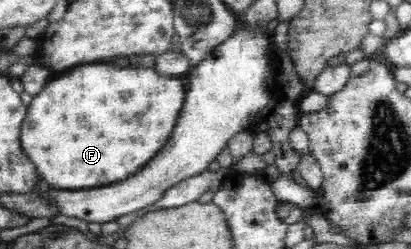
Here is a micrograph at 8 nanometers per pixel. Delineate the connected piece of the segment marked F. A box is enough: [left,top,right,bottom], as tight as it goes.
[22,62,186,191]

